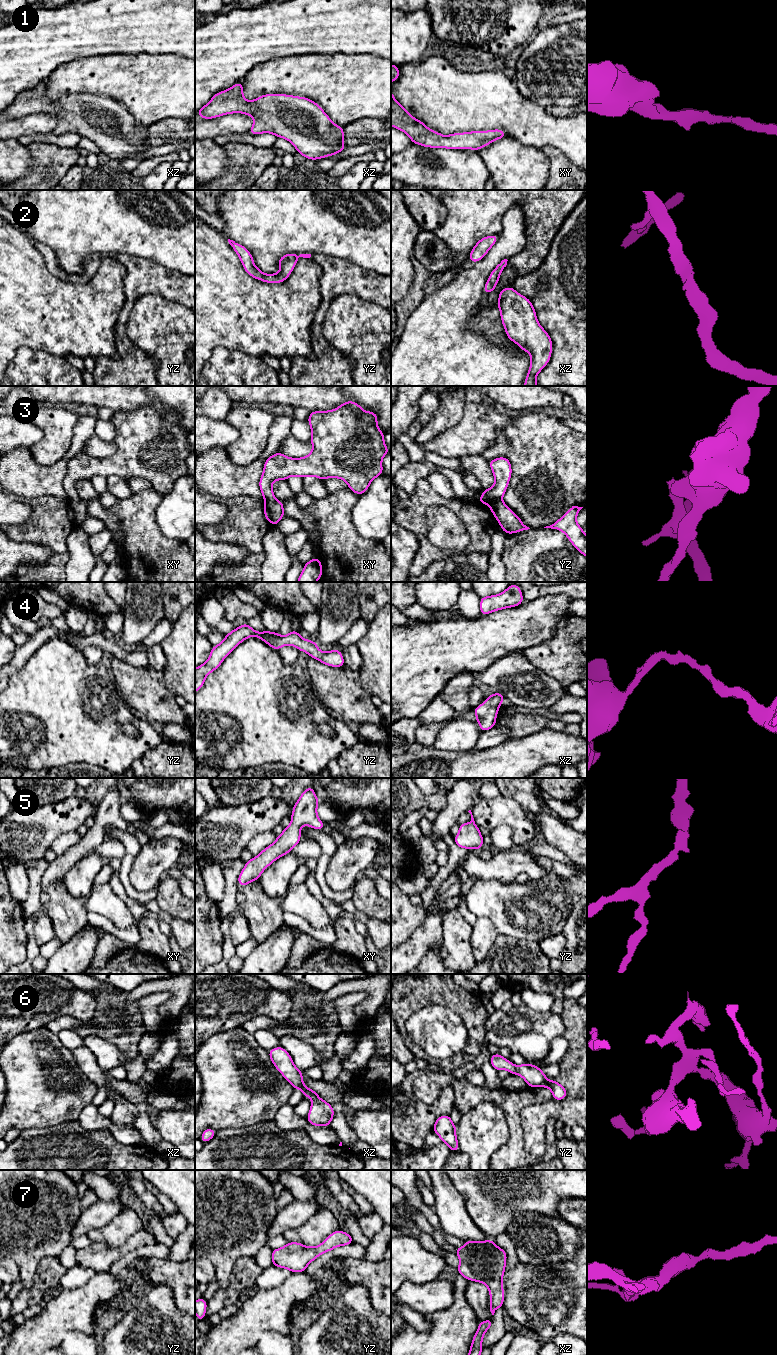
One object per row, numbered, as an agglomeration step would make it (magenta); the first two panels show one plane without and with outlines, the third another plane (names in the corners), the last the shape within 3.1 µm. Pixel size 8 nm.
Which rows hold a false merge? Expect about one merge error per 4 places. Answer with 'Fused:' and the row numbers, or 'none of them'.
Fused: 3

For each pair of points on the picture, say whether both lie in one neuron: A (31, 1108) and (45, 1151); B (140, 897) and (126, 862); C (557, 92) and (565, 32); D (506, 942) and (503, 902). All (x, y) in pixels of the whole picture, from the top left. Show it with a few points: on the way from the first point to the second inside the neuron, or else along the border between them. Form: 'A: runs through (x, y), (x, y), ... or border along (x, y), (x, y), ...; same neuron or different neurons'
A: border along (61, 1123), (53, 1127), (23, 1129), (21, 1131); different neurons
B: runs through (131, 890), (125, 882), (125, 871); same neuron
C: runs through (557, 77), (559, 68), (565, 59), (565, 47); same neuron
D: border along (498, 934), (506, 934), (528, 941); different neurons

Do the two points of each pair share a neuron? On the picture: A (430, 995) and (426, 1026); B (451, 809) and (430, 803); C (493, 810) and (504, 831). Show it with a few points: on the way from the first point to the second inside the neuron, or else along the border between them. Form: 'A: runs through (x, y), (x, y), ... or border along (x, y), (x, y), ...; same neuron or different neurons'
A: border along (436, 1003), (431, 1003), (416, 1010), (409, 1017); different neurons
B: border along (447, 792), (447, 801), (438, 811); different neurons
C: border along (490, 830), (508, 825), (514, 845); different neurons

